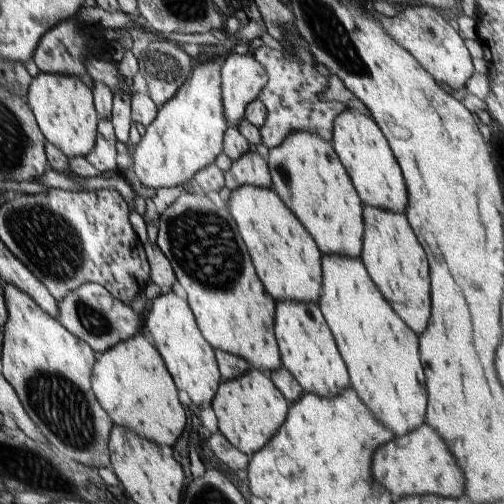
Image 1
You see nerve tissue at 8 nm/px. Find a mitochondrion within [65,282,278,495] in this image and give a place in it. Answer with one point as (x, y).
(97, 325)

